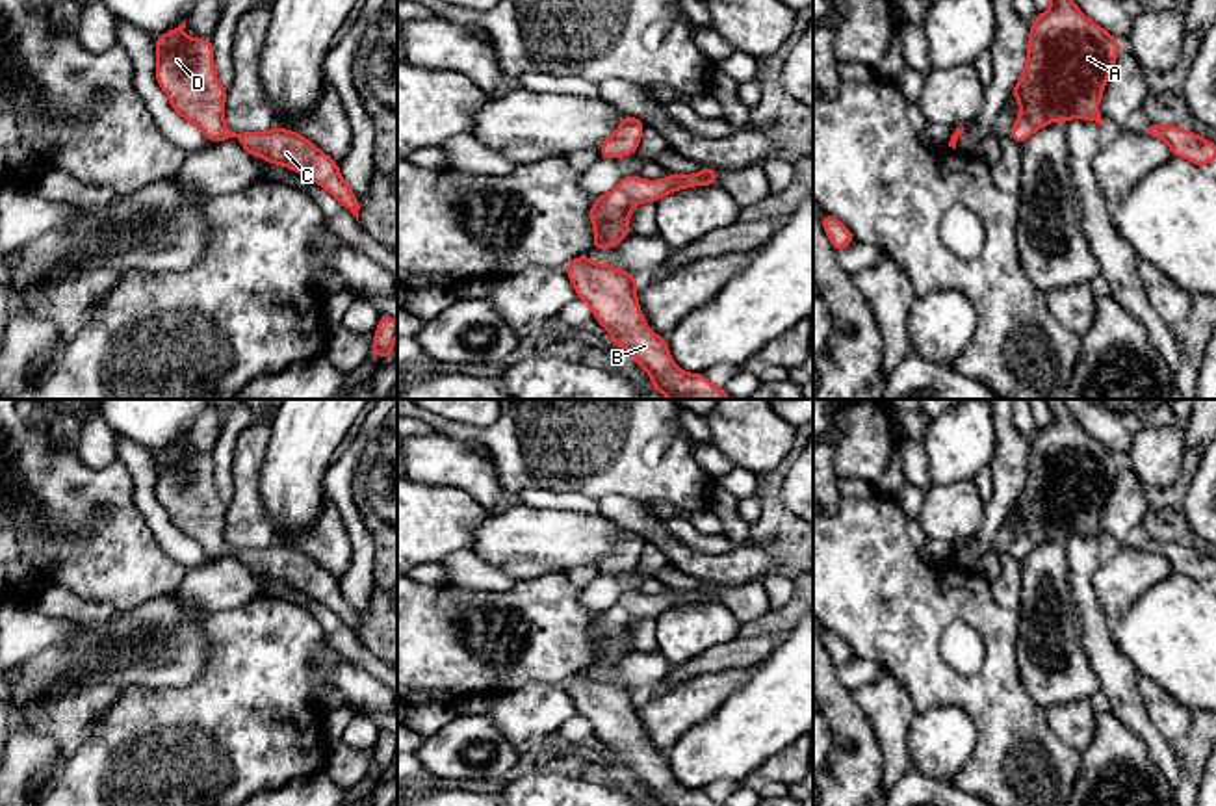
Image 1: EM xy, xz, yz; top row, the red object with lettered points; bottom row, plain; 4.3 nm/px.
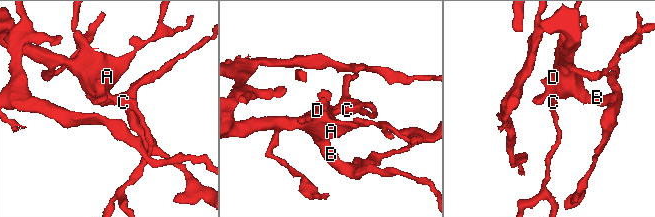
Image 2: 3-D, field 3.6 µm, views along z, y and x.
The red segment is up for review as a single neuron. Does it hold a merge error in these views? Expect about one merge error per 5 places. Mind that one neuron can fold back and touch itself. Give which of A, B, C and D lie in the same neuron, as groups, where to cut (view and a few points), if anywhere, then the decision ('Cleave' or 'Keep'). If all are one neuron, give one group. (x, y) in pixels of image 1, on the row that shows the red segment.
Groups: A B C D. No split. Keep

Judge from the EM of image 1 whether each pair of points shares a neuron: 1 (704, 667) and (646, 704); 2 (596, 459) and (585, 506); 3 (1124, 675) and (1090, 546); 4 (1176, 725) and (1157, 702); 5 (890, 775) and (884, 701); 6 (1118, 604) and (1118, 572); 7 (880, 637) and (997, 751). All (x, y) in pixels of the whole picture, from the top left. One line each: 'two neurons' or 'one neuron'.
1: two neurons
2: two neurons
3: one neuron
4: one neuron
5: one neuron
6: one neuron
7: one neuron

